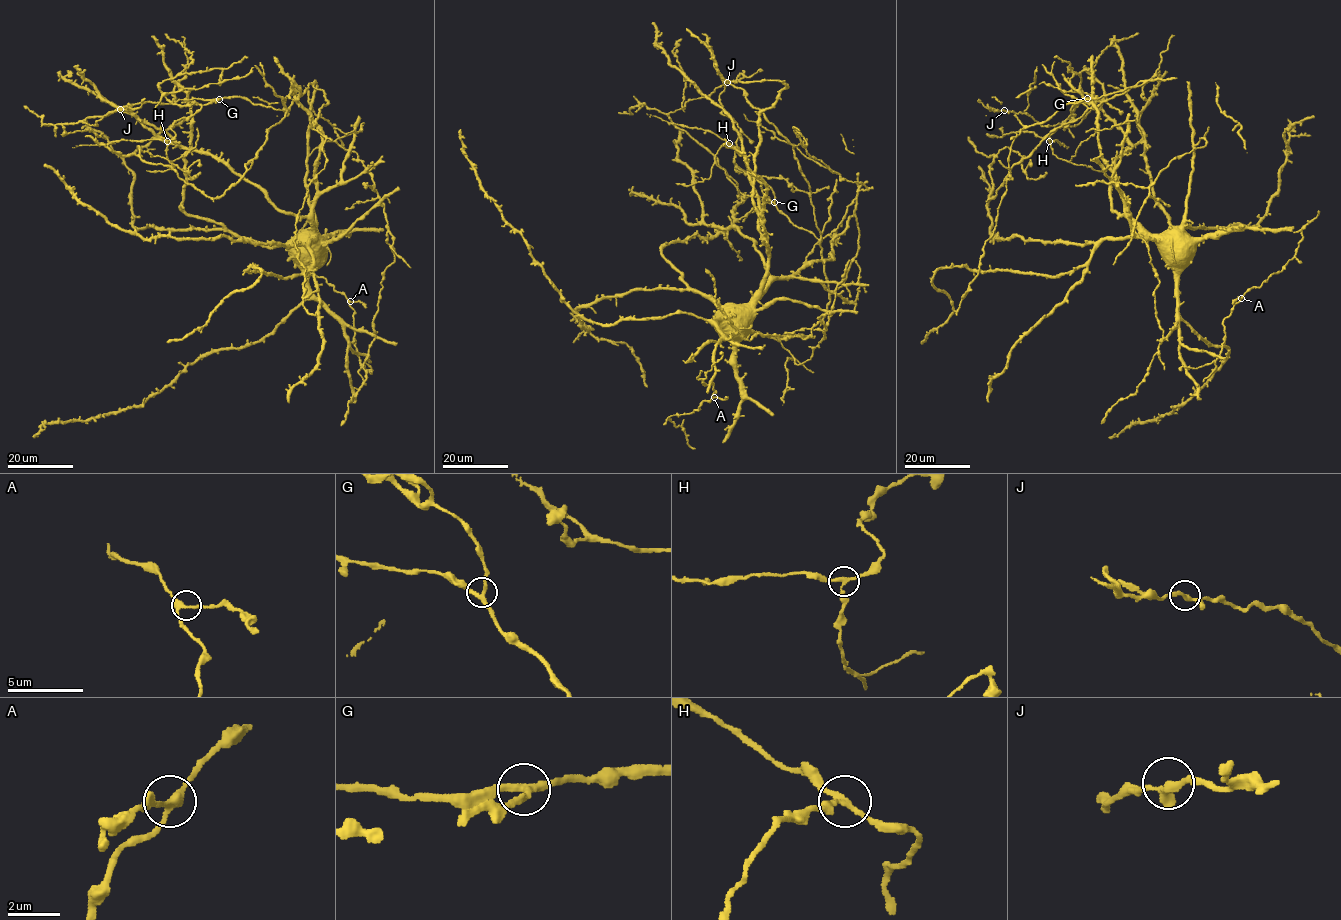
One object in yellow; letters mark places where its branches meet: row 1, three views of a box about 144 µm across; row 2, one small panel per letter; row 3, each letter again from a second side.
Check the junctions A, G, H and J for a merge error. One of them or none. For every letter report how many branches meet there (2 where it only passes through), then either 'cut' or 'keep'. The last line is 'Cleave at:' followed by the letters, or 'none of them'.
A: branches 3; keep
G: branches 3; keep
H: branches 3; cut
J: branches 3; keep
Cleave at: H

